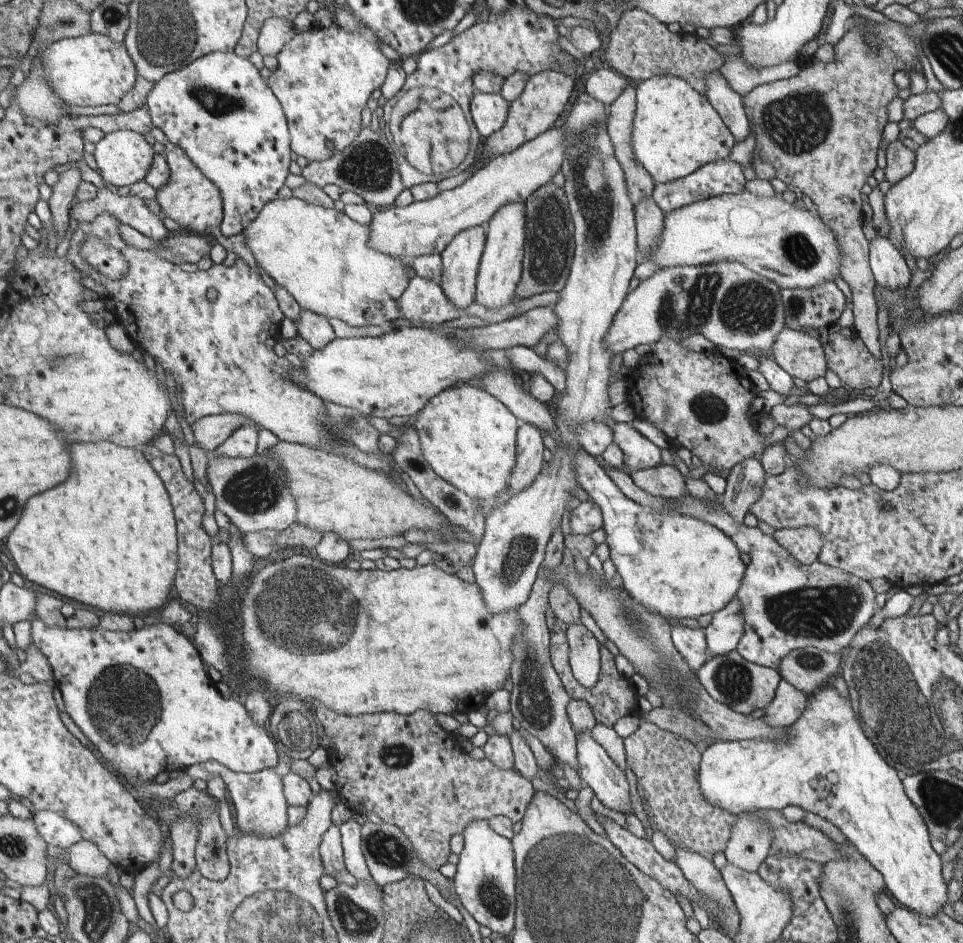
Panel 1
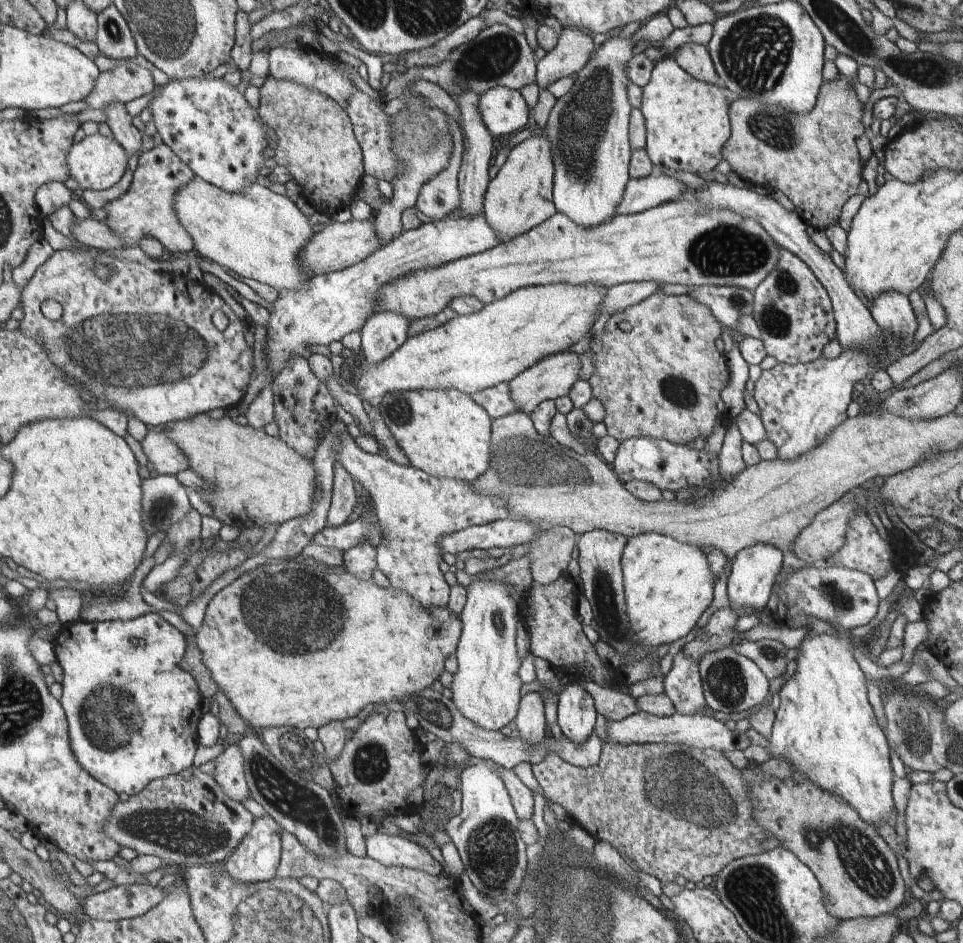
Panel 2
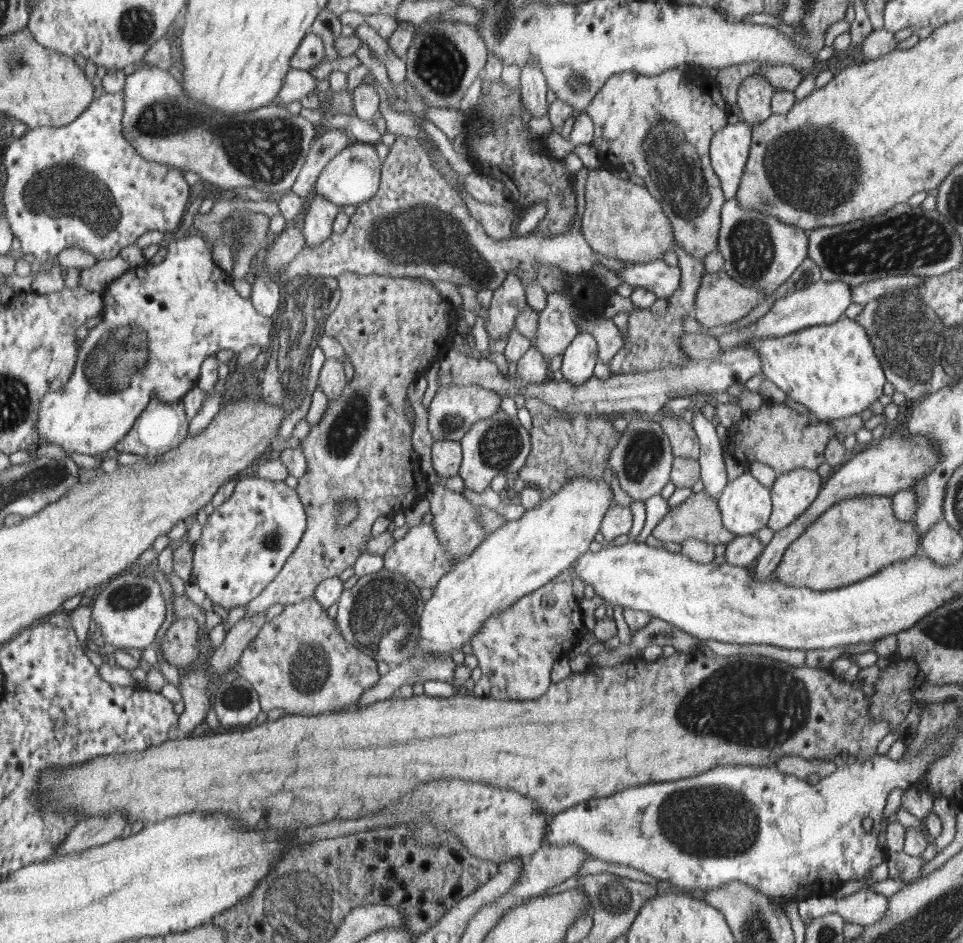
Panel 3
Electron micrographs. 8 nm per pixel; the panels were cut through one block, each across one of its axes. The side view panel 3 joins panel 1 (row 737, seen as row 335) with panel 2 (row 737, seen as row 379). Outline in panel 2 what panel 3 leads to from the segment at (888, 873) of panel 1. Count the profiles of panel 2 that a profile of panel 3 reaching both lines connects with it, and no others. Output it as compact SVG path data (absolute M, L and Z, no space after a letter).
M804 634L803 643L798 648L800 656L796 659L798 668L792 677L785 678L784 683L780 688L780 692L776 699L775 722L773 723L772 733L770 734L770 737L761 741L761 743L768 749L768 754L770 754L771 759L785 759L786 761L789 761L789 764L794 771L802 772L802 775L806 777L806 780L816 787L819 787L821 790L838 796L859 815L859 818L864 821L865 824L870 824L872 827L876 828L878 824L882 824L882 822L889 822L890 818L892 818L892 814L894 814L895 808L894 800L892 798L894 772L889 760L889 743L885 738L885 732L878 725L874 710L868 700L866 678L853 657L853 644L850 642L849 638L840 638L838 635L839 634L833 636L830 634L820 634L820 636L816 635L812 638L808 638L806 634Z

